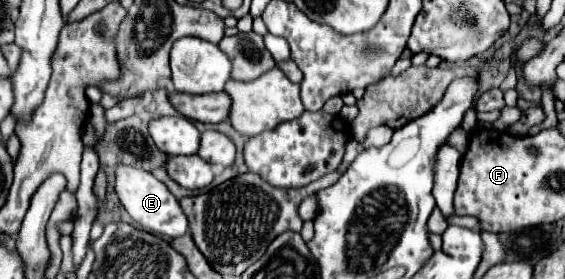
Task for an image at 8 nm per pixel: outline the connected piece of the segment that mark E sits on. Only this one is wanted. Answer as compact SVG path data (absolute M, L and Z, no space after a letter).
M119 165L117 179L115 179L115 191L119 195L121 205L129 211L131 219L141 225L143 231L155 233L155 235L163 235L163 237L169 237L169 239L183 237L187 233L189 223L187 223L187 217L183 215L183 211L179 207L179 201L149 171L143 171L143 169L137 169L137 167Z

